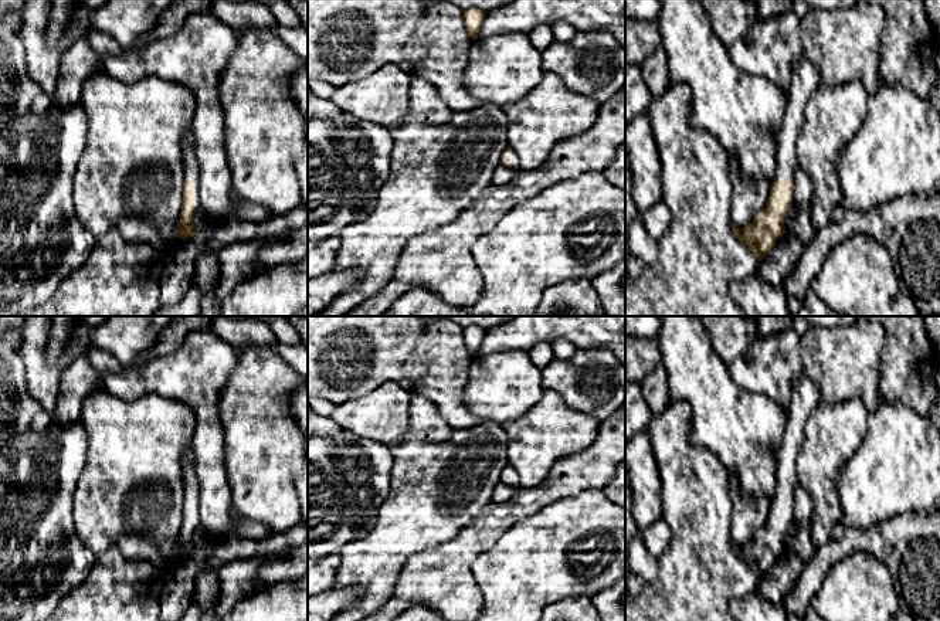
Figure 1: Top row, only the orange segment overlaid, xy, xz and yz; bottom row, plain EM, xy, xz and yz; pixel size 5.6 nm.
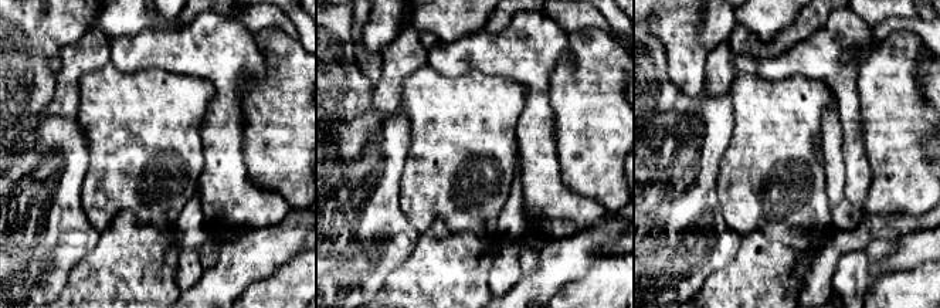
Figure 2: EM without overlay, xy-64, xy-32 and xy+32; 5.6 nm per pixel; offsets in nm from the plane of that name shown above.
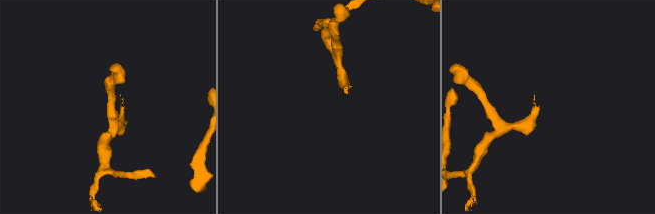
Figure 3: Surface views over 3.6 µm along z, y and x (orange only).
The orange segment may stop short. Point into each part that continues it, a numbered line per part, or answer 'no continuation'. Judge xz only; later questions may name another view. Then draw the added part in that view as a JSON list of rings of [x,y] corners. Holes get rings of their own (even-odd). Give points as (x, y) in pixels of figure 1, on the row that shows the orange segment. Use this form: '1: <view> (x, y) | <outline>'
1: xz (511, 156) | [[[508,150],[503,162],[508,162],[512,166],[512,169],[519,170],[519,156],[516,155],[516,152]]]

